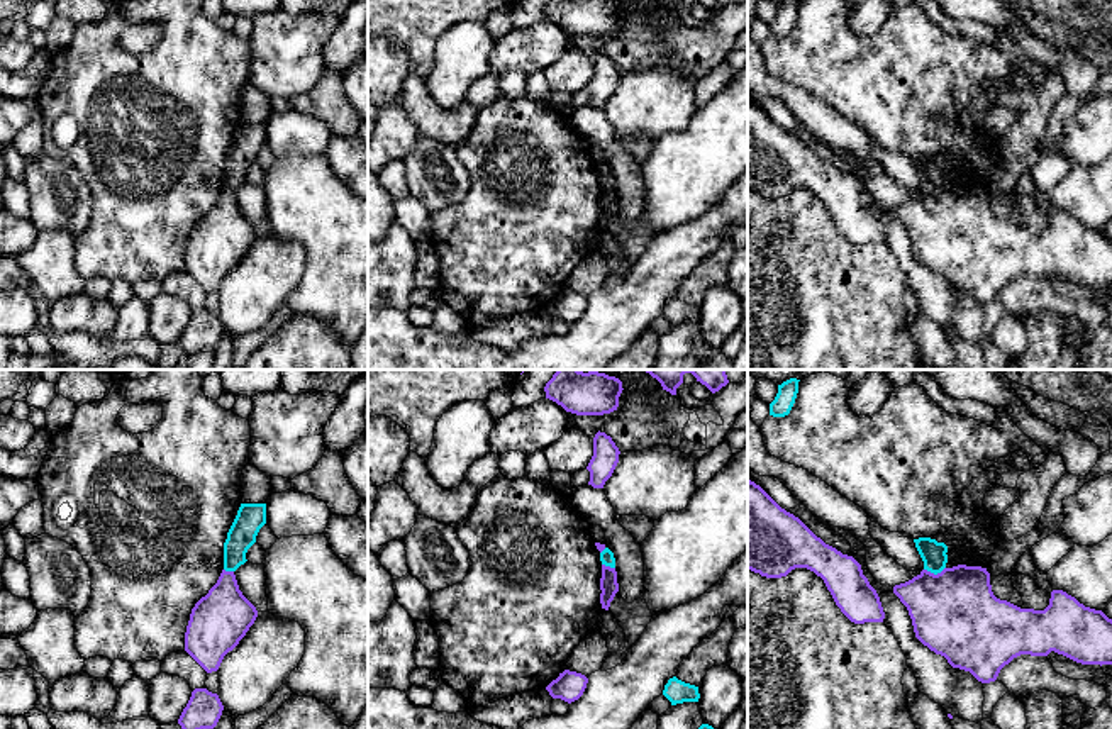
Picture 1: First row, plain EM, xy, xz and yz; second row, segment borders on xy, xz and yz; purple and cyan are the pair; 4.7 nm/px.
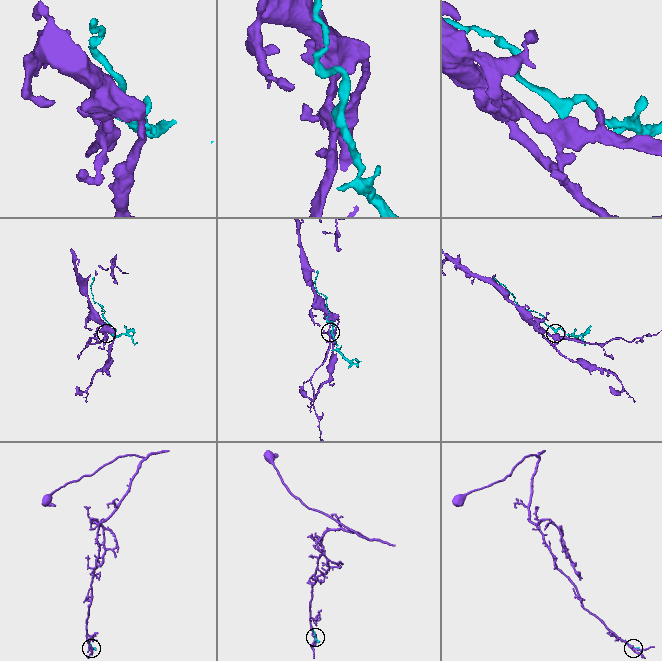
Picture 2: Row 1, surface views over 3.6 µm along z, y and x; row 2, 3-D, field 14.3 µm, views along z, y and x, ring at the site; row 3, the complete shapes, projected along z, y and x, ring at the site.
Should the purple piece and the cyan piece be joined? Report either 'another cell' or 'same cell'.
another cell

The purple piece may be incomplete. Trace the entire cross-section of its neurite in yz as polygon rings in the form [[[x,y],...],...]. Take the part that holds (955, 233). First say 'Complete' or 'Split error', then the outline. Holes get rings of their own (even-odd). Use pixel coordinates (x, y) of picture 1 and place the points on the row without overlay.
Complete. [[[958,185],[937,195],[922,190],[895,205],[893,214],[907,227],[915,258],[981,303],[995,302],[1000,290],[1020,275],[1048,276],[1054,271],[1081,285],[1112,285],[1112,239],[1063,210],[1051,212],[1044,231],[1020,229],[993,215],[987,188]]]

